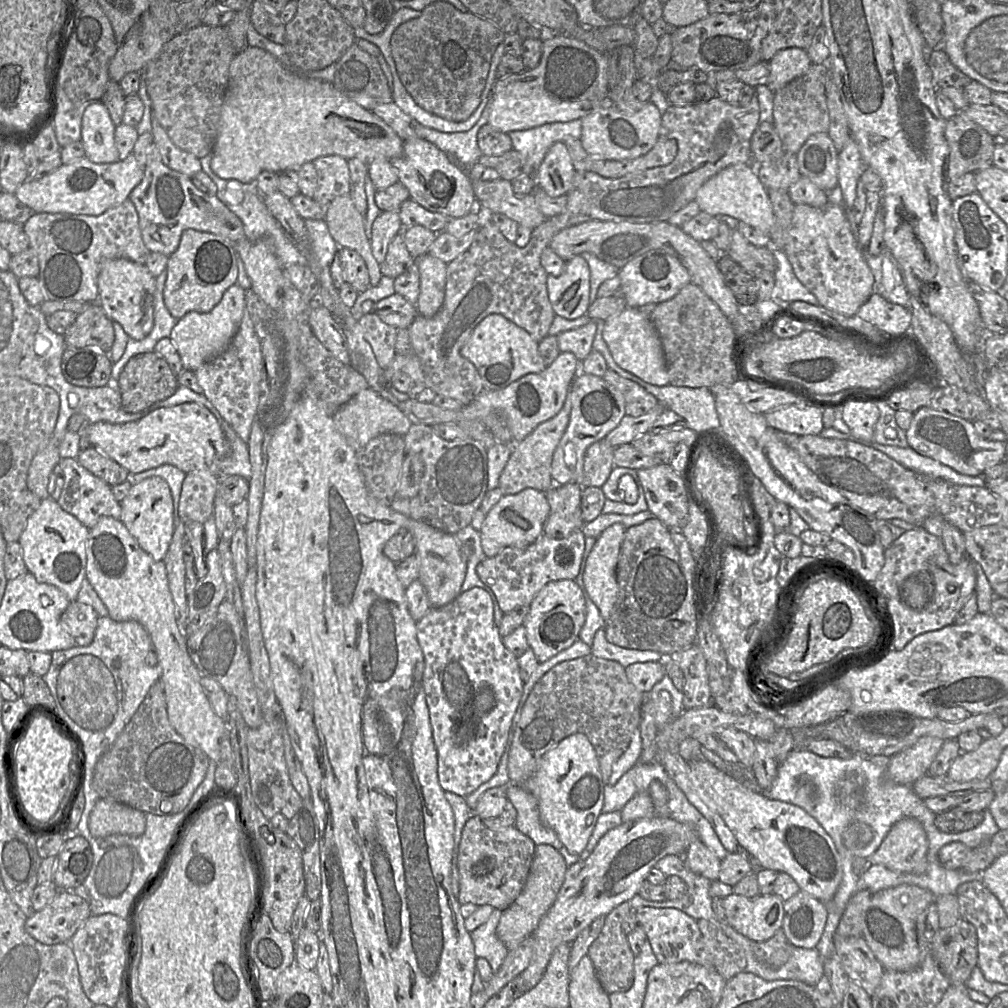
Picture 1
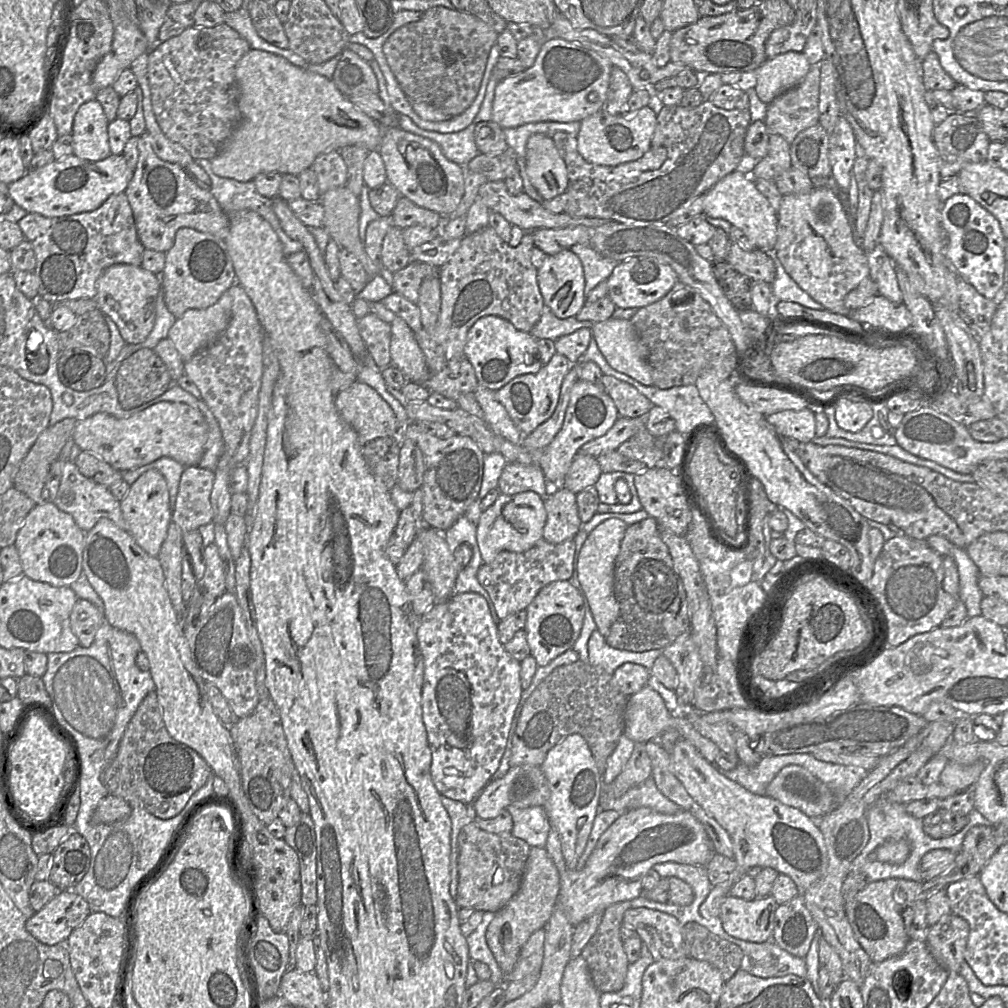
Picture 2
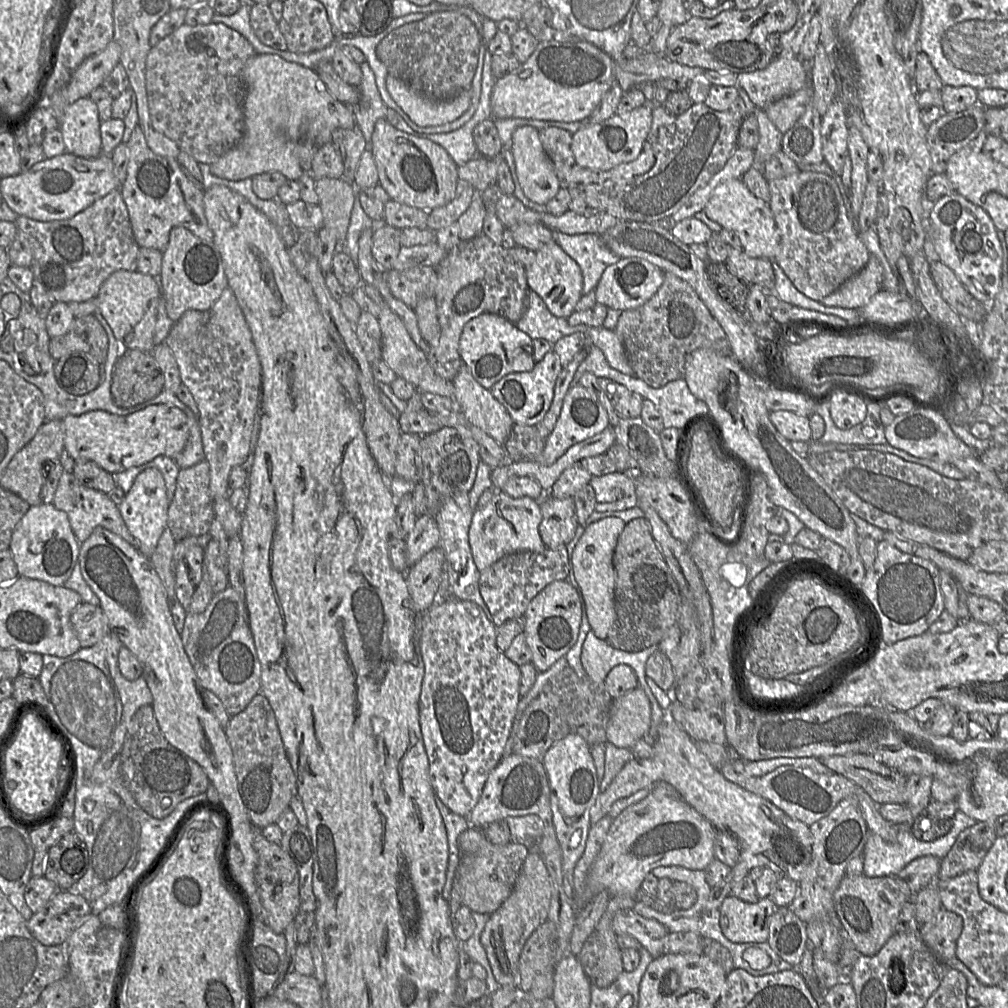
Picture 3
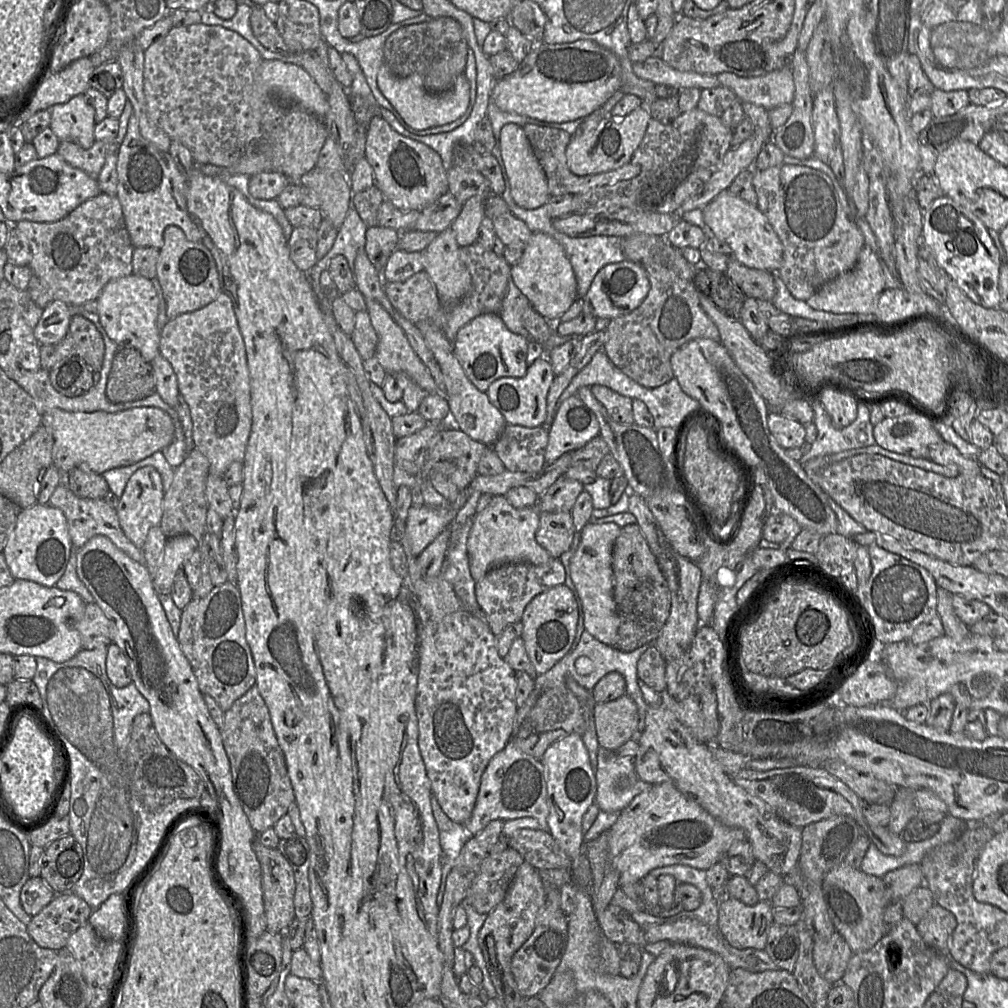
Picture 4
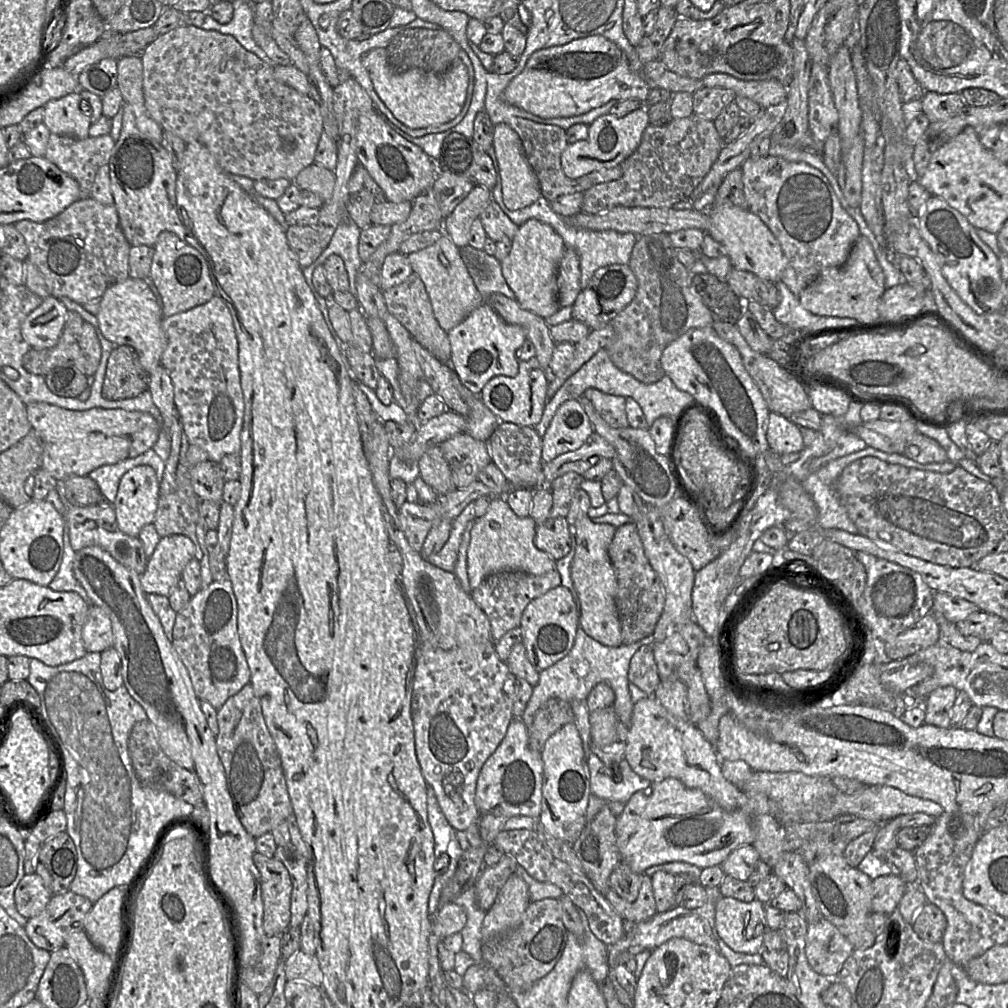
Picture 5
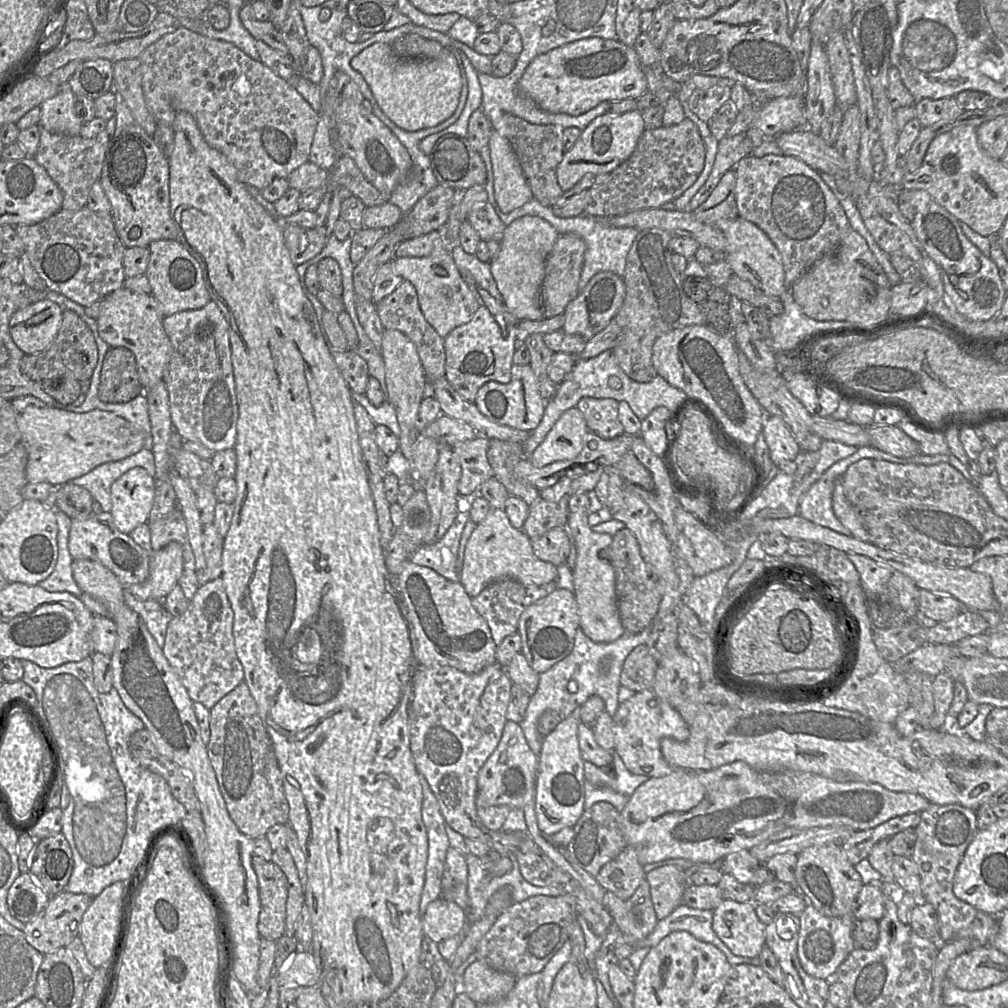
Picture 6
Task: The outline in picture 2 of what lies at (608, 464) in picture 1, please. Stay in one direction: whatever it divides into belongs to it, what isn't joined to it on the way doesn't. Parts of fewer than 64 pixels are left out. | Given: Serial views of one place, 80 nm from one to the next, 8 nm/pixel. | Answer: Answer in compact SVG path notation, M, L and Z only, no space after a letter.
M577 454L562 481L562 487L577 494L594 486L602 473L596 457Z

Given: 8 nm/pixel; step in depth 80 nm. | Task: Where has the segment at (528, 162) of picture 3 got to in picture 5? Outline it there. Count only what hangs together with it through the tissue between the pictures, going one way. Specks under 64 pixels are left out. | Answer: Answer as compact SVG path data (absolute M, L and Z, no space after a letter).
M506 123L494 126L493 145L501 178L502 199L504 205L512 211L530 206L542 197L538 178L529 165L519 135Z

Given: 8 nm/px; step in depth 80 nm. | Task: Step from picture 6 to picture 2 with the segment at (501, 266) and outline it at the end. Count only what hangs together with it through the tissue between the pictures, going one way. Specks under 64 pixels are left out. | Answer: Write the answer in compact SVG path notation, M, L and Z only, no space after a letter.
M570 249L547 255L537 270L537 281L544 304L558 318L575 317L586 304L583 265Z

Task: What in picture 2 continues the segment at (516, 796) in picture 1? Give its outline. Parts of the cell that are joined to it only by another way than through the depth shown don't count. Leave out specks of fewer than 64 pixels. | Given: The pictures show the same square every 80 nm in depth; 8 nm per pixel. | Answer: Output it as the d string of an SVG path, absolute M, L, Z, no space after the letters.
M540 806L509 807L508 810L513 820L512 835L524 840L531 848L545 847L551 829L545 808Z

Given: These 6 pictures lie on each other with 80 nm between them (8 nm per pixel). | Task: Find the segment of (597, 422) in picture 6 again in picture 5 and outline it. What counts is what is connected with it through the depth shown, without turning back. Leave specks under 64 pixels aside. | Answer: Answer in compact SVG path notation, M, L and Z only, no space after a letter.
M595 388L587 389L584 397L589 399L600 416L614 428L628 427L625 405L626 399L601 392Z

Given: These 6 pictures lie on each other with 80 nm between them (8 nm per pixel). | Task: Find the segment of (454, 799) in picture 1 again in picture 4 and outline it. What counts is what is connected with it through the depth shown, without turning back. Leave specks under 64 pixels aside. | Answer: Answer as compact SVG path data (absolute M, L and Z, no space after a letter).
M434 794L431 796L431 807L438 827L439 840L442 848L442 878L437 897L437 904L440 905L445 891L446 878L453 868L455 860L459 856L465 842L472 837L472 835L466 830L464 824L452 821L444 813Z

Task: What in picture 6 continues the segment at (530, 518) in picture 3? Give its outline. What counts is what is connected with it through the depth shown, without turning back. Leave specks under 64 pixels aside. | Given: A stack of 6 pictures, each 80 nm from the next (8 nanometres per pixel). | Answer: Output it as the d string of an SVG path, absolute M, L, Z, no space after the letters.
M490 507L486 517L476 524L467 541L459 582L466 593L474 598L488 584L502 578L540 586L557 580L557 567L534 554L531 539L522 529L512 526L504 509Z

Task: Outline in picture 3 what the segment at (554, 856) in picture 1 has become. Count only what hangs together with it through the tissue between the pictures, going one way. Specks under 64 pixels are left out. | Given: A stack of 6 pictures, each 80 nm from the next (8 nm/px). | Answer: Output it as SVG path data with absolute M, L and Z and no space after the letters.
M531 851L521 867L515 885L503 904L489 916L480 936L493 976L499 986L518 988L518 965L523 946L535 929L547 920L551 882L538 851Z

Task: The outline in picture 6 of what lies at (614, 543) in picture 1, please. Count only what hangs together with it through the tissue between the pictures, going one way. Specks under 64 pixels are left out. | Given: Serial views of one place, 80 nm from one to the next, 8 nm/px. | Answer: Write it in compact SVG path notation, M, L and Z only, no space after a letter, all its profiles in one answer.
M588 509L569 512L566 522L566 527L571 532L576 546L576 564L572 574L579 627L592 641L609 643L625 633L616 601L614 570L610 561L600 556L600 551L608 549L611 545L613 536L594 532L588 524L588 514Z

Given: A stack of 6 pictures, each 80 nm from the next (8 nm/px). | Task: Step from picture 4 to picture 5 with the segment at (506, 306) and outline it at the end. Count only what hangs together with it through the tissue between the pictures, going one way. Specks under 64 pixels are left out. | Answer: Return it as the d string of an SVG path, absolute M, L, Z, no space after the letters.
M469 245L460 250L462 255L463 250L470 252L464 254L464 261L484 302L491 294L502 294L509 299L515 299L514 292L502 275L501 263L498 259Z

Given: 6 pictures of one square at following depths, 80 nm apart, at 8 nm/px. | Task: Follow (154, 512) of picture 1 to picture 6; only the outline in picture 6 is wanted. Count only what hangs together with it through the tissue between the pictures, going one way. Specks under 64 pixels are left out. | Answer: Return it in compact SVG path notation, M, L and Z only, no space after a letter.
M134 467L119 477L111 486L111 515L116 528L130 534L140 524L148 522L156 492L156 480L142 467Z

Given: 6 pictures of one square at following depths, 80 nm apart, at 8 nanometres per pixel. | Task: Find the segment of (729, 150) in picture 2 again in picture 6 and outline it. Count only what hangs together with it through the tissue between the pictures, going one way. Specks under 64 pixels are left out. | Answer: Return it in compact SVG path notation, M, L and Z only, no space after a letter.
M688 118L670 127L646 129L632 155L611 173L610 179L588 190L584 214L612 217L641 209L661 208L695 183L703 170L705 155L706 147L699 129Z

